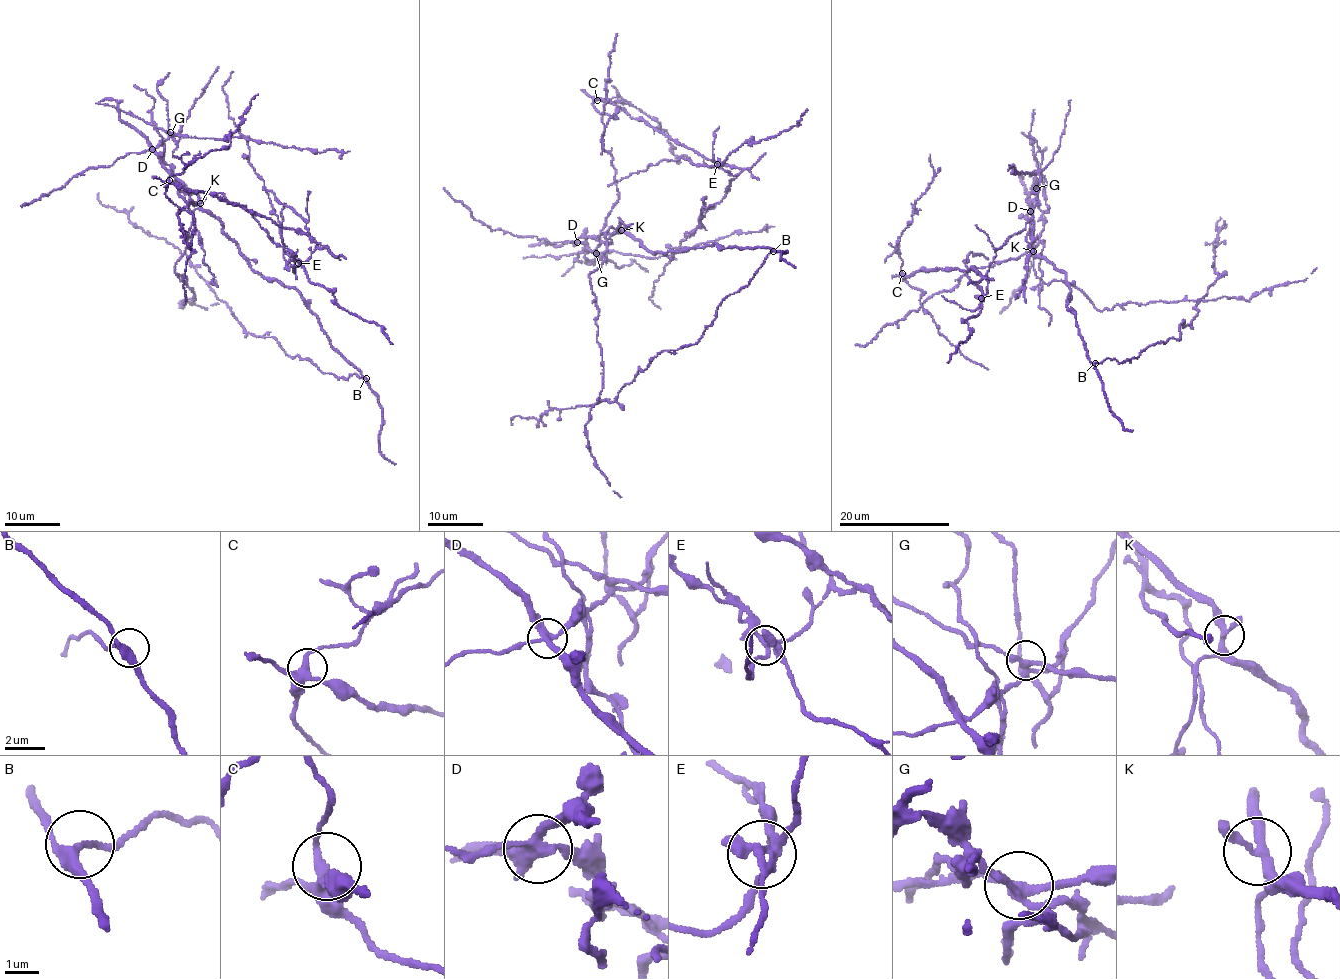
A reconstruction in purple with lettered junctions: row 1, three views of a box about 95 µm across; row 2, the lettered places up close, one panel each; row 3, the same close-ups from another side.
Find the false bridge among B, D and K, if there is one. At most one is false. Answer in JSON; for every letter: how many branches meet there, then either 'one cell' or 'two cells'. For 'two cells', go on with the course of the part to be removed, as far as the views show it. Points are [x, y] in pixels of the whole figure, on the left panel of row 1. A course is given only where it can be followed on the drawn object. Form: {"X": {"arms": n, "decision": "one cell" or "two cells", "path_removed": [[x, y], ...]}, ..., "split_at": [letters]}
{"B": {"arms": 3, "decision": "one cell"}, "D": {"arms": 4, "decision": "two cells", "path_removed": [[152, 149], [172, 134], [241, 137], [264, 188], [323, 247], [169, 184], [194, 218], [184, 305]]}, "K": {"arms": 4, "decision": "one cell"}, "split_at": ["D"]}

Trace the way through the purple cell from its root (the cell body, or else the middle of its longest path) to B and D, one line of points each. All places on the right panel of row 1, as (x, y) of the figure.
B: (1033, 245), (1034, 253), (1066, 276), (1070, 295), (1067, 308), (1075, 315), (1087, 358), (1095, 363)
D: (1033, 245), (1032, 227), (1027, 216), (1030, 211)

